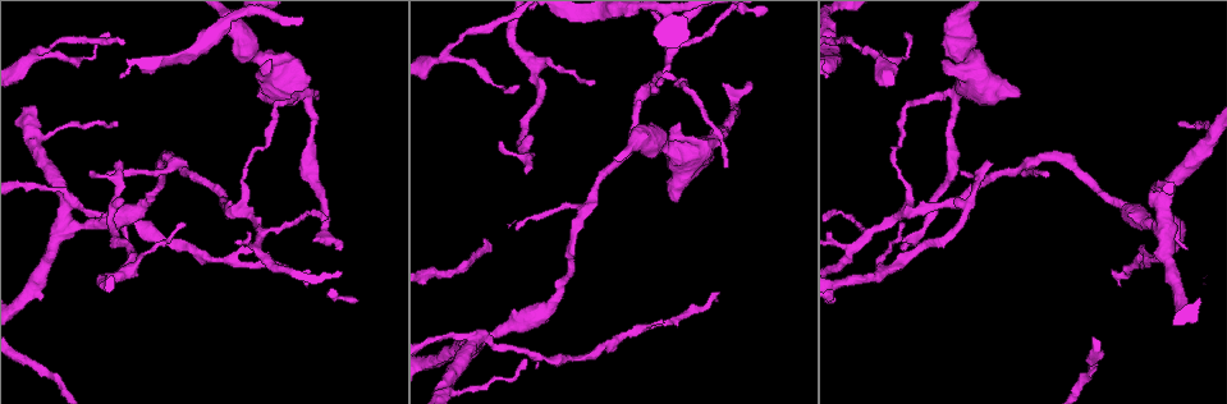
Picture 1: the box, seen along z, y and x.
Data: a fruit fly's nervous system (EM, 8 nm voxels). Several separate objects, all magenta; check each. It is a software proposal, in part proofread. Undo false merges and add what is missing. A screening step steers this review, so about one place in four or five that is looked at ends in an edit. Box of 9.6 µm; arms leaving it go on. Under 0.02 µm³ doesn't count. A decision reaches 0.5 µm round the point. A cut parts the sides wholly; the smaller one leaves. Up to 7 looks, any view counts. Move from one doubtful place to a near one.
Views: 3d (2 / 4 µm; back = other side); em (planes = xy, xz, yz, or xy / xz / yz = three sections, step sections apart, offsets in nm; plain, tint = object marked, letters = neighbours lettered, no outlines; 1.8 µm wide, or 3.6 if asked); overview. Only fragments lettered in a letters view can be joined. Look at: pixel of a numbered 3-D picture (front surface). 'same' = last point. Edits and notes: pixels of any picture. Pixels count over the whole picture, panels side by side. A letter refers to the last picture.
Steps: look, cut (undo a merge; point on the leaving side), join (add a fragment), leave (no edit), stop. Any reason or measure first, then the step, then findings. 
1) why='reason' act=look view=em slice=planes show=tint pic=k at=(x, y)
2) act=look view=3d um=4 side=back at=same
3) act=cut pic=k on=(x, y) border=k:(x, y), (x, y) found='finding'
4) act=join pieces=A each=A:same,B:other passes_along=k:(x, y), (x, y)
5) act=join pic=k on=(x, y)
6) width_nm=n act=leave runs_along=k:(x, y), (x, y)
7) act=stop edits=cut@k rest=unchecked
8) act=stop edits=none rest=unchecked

why='branch stops here' act=look view=3d um=2 pic=1 at=(990, 163)

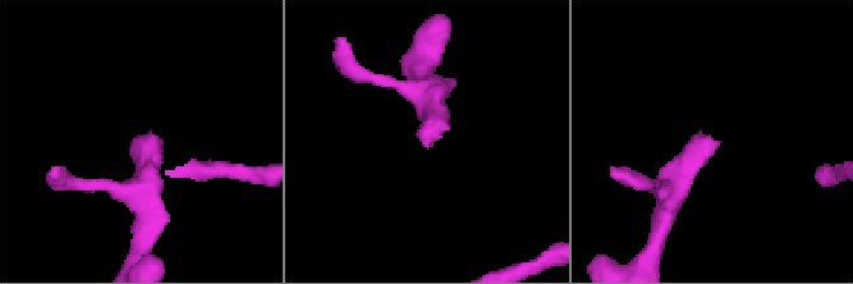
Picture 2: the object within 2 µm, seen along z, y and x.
why='shape alone is not enough' act=look view=em slice=planes show=tint pic=2 at=(136, 141)

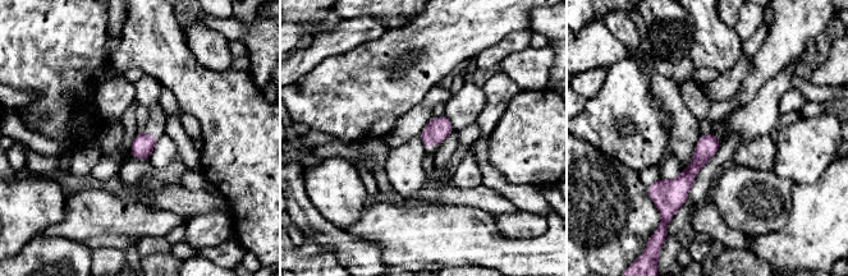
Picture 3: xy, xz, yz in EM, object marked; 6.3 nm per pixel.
why='see the neighbours' act=look view=em slice=planes show=letters at=same

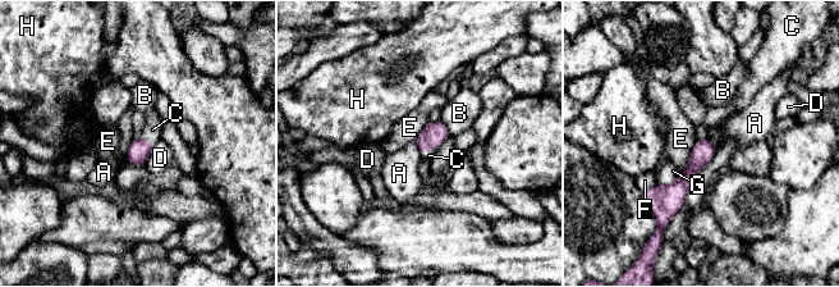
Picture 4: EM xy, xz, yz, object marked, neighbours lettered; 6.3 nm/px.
act=join pieces=C each=A:other,B:other,C:same,D:other,E:other,F:other,G:other,H:other passes_along=4:(138, 150), (147, 140), (152, 130) found='the neuron continues'

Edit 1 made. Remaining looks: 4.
why='an open end' act=look view=em slice=yz step=4 show=letters pic=1 at=(339, 251)

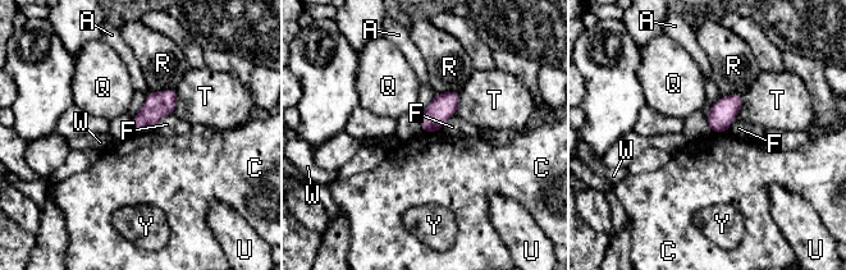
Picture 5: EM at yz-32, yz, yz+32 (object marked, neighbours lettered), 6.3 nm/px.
width_nm=140 act=leave each=A:other,C:other,F:other,Q:other,R:other,T:other,U:other,W:other,Y:other border=5:(154, 129), (137, 133) found='none of them fits'

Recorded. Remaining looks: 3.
why='sharp bend' act=look view=em um=3.6 slice=xy step=4 show=tint pic=1 at=(715, 138)

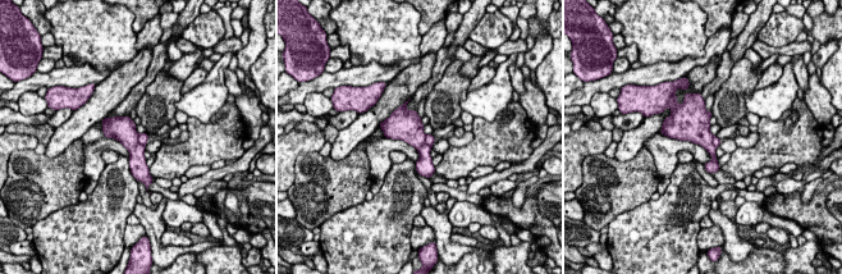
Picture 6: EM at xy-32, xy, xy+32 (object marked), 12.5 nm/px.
act=look view=em um=3.6 slice=xy step=4 show=letters at=same

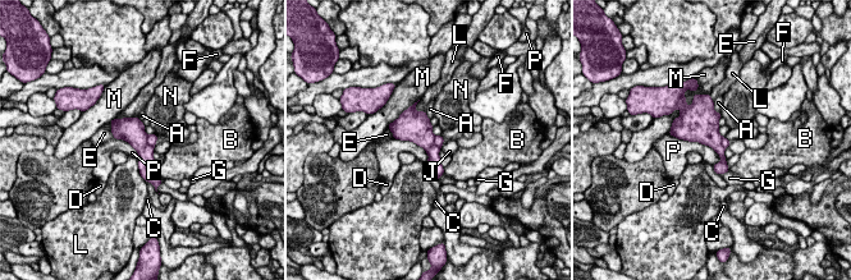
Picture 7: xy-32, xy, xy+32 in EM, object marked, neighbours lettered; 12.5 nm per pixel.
width_nm=280 act=cut pic=7 on=(151, 140) each=A:other,B:other,C:other,D:other,E:other,F:other,G:other,J:other,L:other,M:other,N:other,P:other found='two neurons meet here'

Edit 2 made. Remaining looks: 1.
act=stop edits=join@4,cut@7 rest=unchecked

